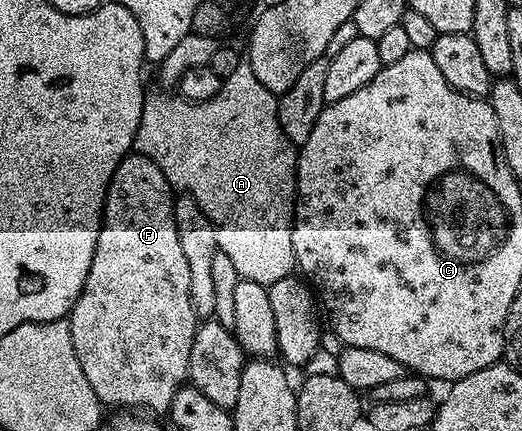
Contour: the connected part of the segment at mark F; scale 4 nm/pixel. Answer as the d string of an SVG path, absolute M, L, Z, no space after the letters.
M130 154L121 159L105 195L105 214L101 217L101 229L97 235L97 245L91 270L87 274L87 282L83 286L81 297L77 299L67 317L71 326L71 342L75 342L75 354L79 354L79 366L83 366L83 374L87 374L87 382L91 382L91 390L95 390L102 405L109 407L110 404L111 407L117 408L113 410L144 410L149 414L168 413L177 392L186 387L189 380L191 348L195 342L199 317L191 302L191 269L187 266L187 254L183 254L183 246L179 246L179 230L173 213L174 199L175 189L167 182L163 170L159 170L159 166L151 162L151 158L144 154Z

